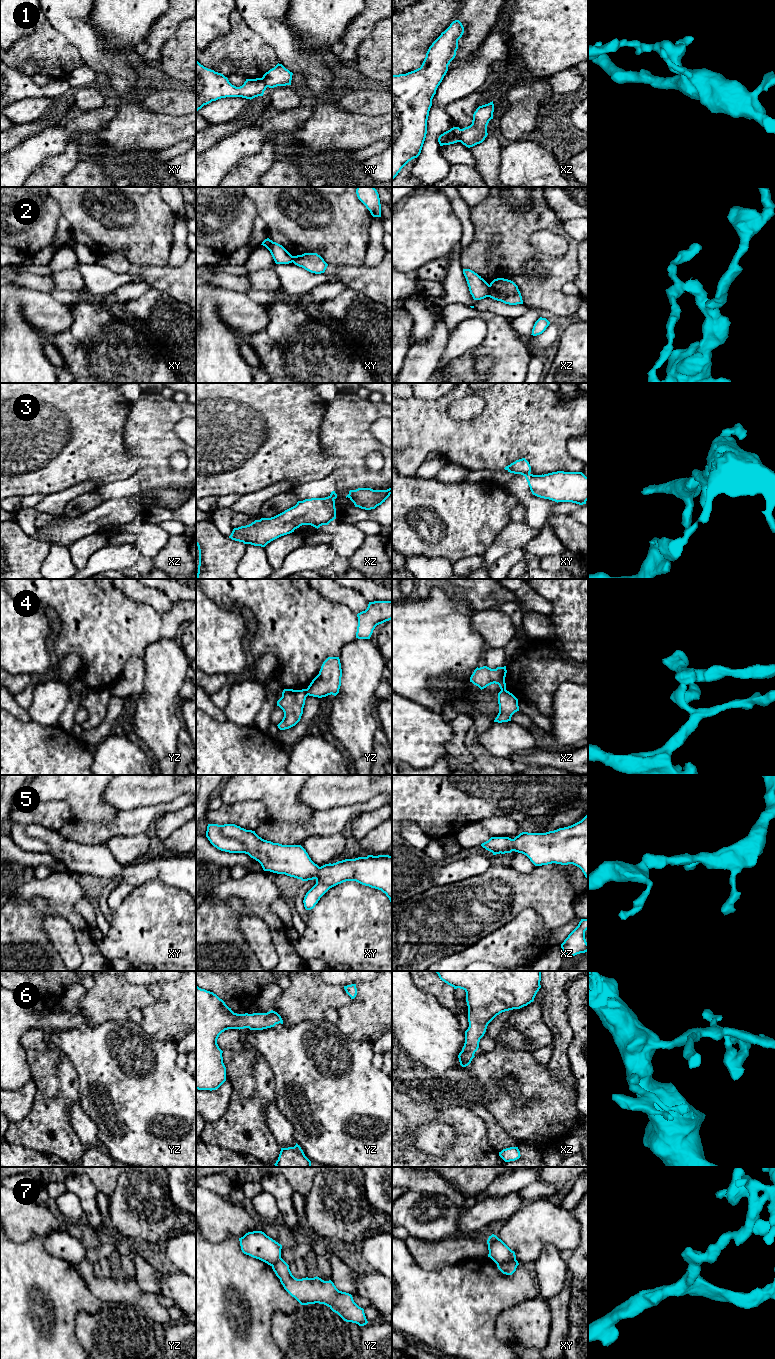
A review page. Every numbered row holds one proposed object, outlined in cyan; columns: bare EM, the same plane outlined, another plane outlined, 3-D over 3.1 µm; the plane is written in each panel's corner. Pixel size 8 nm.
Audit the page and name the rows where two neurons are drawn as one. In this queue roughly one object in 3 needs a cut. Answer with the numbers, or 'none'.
1, 2, 4, 7

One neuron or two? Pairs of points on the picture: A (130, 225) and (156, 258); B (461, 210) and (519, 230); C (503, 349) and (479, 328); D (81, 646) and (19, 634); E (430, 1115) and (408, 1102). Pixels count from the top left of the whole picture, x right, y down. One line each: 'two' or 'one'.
A: one
B: two
C: two
D: two
E: one

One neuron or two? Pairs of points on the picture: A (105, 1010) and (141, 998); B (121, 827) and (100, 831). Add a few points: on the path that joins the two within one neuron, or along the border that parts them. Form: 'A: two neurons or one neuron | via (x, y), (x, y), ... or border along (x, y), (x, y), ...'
A: one neuron | via (114, 1001), (117, 998), (132, 998)
B: one neuron | via (116, 827), (105, 831)

